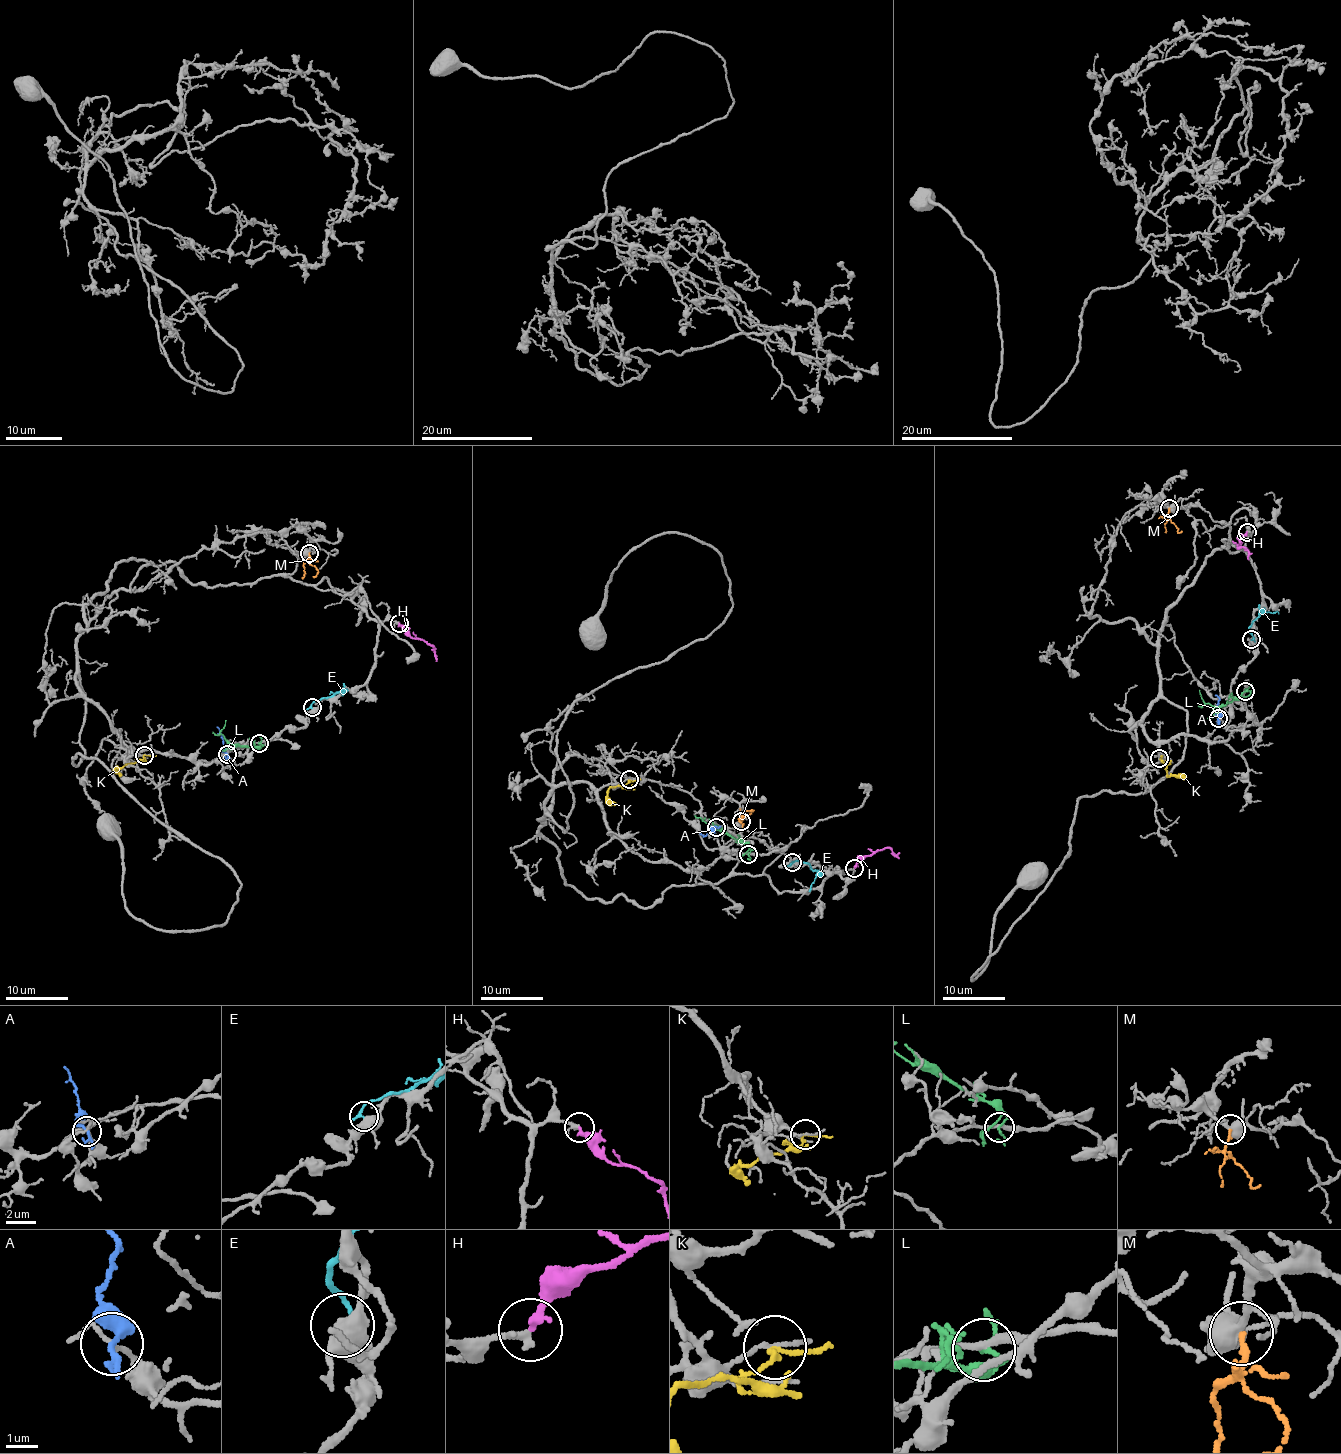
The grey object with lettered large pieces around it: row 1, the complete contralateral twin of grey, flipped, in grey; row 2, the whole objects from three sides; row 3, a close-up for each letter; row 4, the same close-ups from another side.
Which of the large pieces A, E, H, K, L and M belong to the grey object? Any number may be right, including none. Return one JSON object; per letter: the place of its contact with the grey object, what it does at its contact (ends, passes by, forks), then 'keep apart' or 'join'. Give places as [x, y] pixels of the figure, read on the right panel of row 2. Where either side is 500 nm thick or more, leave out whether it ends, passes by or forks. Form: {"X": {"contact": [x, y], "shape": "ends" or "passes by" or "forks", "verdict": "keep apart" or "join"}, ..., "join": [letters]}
{"A": {"contact": [1218, 718], "shape": "passes by", "verdict": "keep apart"}, "E": {"contact": [1251, 639], "shape": "ends", "verdict": "keep apart"}, "H": {"contact": [1247, 532], "shape": "ends", "verdict": "join"}, "K": {"contact": [1159, 758], "shape": "passes by", "verdict": "keep apart"}, "L": {"contact": [1245, 691], "shape": "passes by", "verdict": "keep apart"}, "M": {"contact": [1169, 508], "shape": "ends", "verdict": "keep apart"}, "join": ["H"]}

